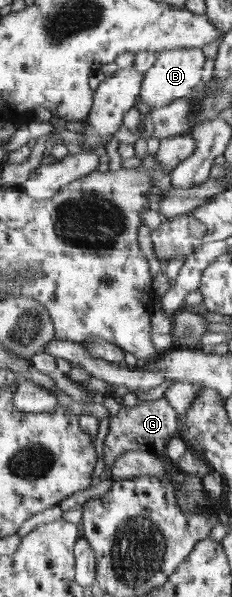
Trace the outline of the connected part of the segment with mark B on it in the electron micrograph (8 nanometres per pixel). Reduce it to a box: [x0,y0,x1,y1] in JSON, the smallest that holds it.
[140,48,205,108]

